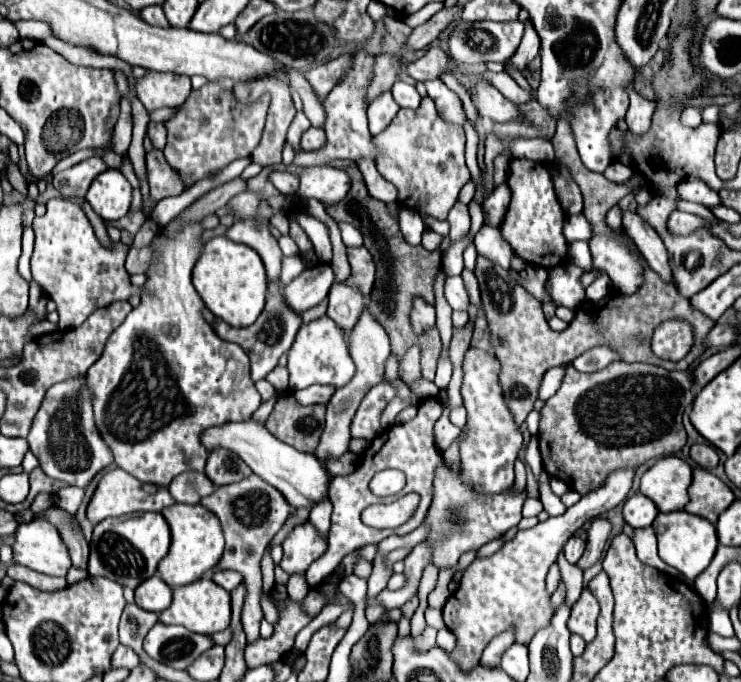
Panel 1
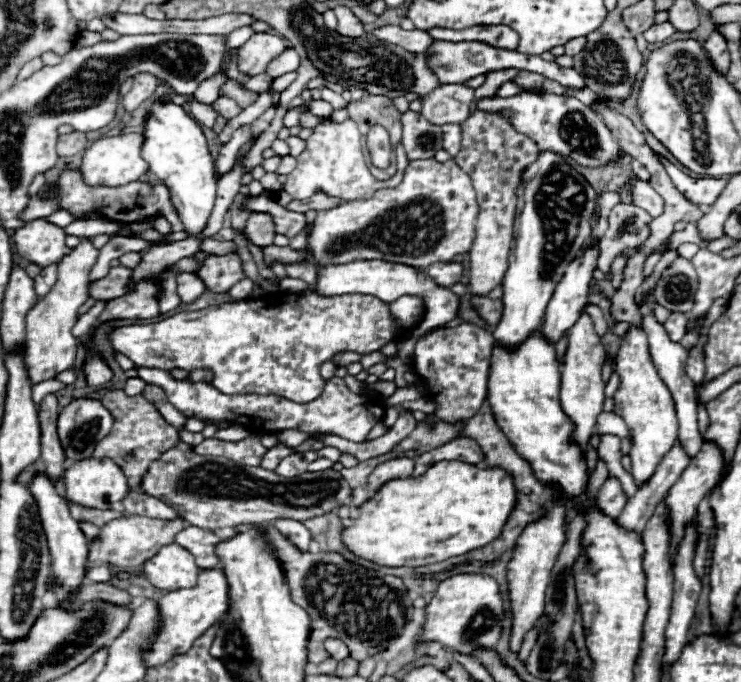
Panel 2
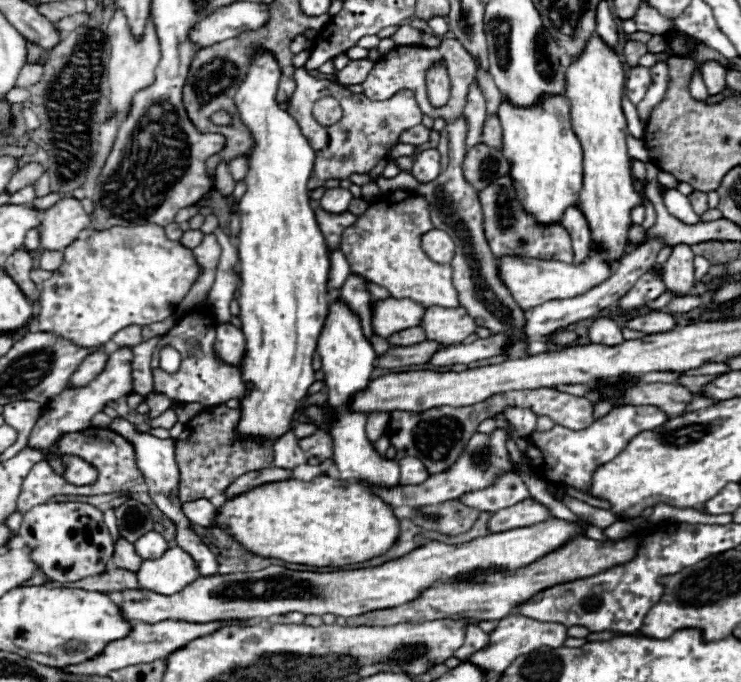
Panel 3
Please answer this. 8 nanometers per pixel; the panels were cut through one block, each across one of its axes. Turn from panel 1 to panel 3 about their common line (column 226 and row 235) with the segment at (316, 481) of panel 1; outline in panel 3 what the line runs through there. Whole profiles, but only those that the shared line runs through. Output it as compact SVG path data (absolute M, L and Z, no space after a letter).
M432 228L430 232L426 232L422 236L422 248L430 260L434 260L438 264L450 264L454 258L456 244L446 232Z

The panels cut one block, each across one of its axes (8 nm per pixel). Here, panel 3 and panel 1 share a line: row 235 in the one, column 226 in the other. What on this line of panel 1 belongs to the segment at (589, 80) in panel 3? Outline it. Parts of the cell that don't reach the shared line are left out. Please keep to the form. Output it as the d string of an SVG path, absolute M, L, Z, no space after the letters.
M202 578L200 582L192 582L188 586L180 586L174 590L174 600L170 608L160 614L160 622L180 624L196 634L208 634L208 636L222 632L230 624L230 594L208 578Z

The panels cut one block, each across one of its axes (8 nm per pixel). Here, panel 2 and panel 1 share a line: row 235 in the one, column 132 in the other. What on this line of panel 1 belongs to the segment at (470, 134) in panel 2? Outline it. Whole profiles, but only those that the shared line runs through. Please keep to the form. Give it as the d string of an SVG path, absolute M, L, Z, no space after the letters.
M116 468L116 470L106 472L100 478L98 488L96 488L96 492L86 508L86 516L92 524L98 524L110 516L122 516L122 514L132 514L132 512L162 512L166 506L172 506L172 504L174 504L174 498L168 494L168 490L164 486L138 482L126 470Z

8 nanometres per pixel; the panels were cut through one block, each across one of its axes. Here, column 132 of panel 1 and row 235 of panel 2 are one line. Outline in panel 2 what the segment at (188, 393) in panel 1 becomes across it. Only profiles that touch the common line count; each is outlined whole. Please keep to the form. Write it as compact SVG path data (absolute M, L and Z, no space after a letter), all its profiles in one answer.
M412 160L404 172L404 180L396 188L382 188L374 192L372 198L362 200L346 200L332 210L318 210L316 220L312 222L312 232L302 250L292 250L290 246L262 246L264 262L268 268L274 262L292 264L302 258L312 256L316 266L328 264L348 264L354 260L386 260L408 264L414 268L426 268L434 262L450 262L454 256L468 252L476 238L476 216L478 216L478 200L476 190L472 186L470 176L456 166L452 160L436 162L430 160Z

